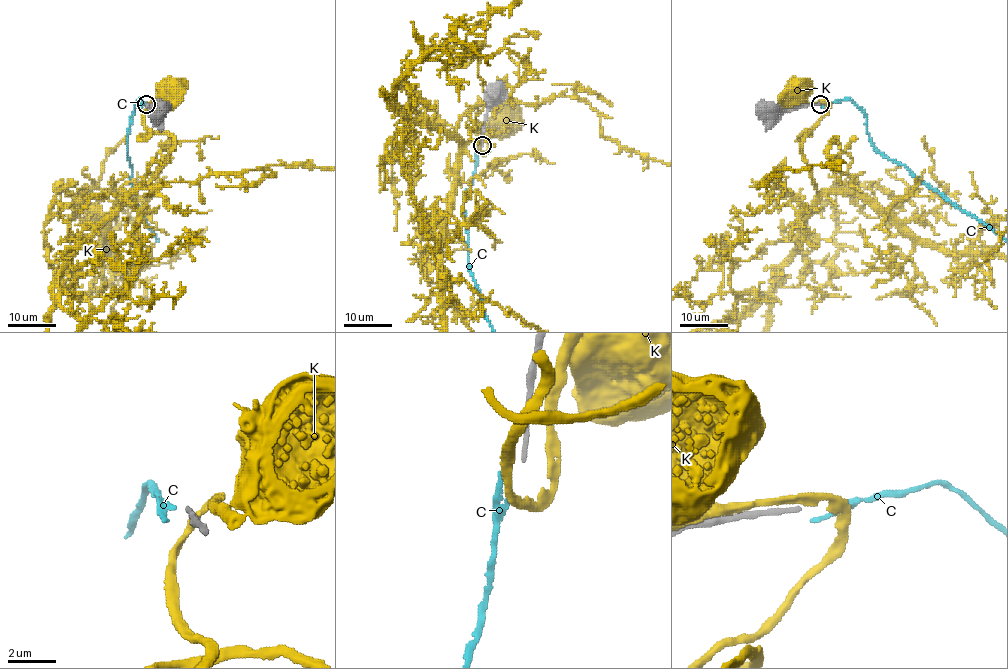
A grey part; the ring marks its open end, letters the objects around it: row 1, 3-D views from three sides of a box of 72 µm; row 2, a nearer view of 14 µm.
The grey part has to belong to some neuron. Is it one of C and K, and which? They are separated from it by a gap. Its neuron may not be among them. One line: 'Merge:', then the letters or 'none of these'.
Merge: none of these

